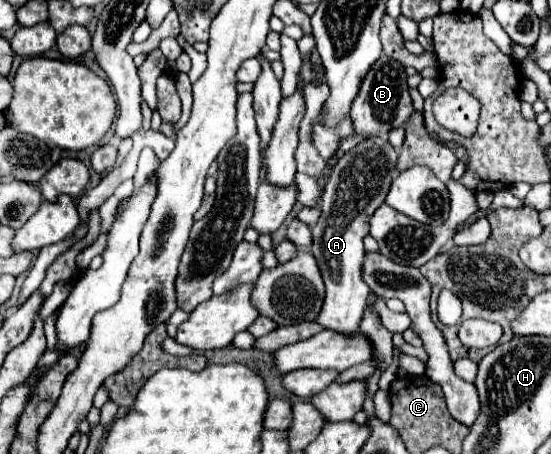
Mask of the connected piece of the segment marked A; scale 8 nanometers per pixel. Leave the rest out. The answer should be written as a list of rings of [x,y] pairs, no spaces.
[[[367,137],[363,143],[359,143],[349,153],[345,153],[331,171],[331,177],[327,181],[325,193],[319,203],[321,217],[319,217],[317,225],[313,227],[313,247],[311,247],[311,253],[317,259],[317,265],[321,269],[321,275],[323,275],[325,287],[327,287],[323,309],[317,317],[317,321],[325,329],[333,329],[339,333],[359,331],[359,321],[363,317],[363,309],[365,309],[367,295],[369,295],[369,287],[363,281],[363,263],[365,263],[363,239],[369,235],[371,215],[375,213],[377,207],[381,207],[385,203],[389,185],[391,185],[391,171],[395,169],[395,165],[397,165],[397,153],[395,153],[393,145],[383,137]]]

